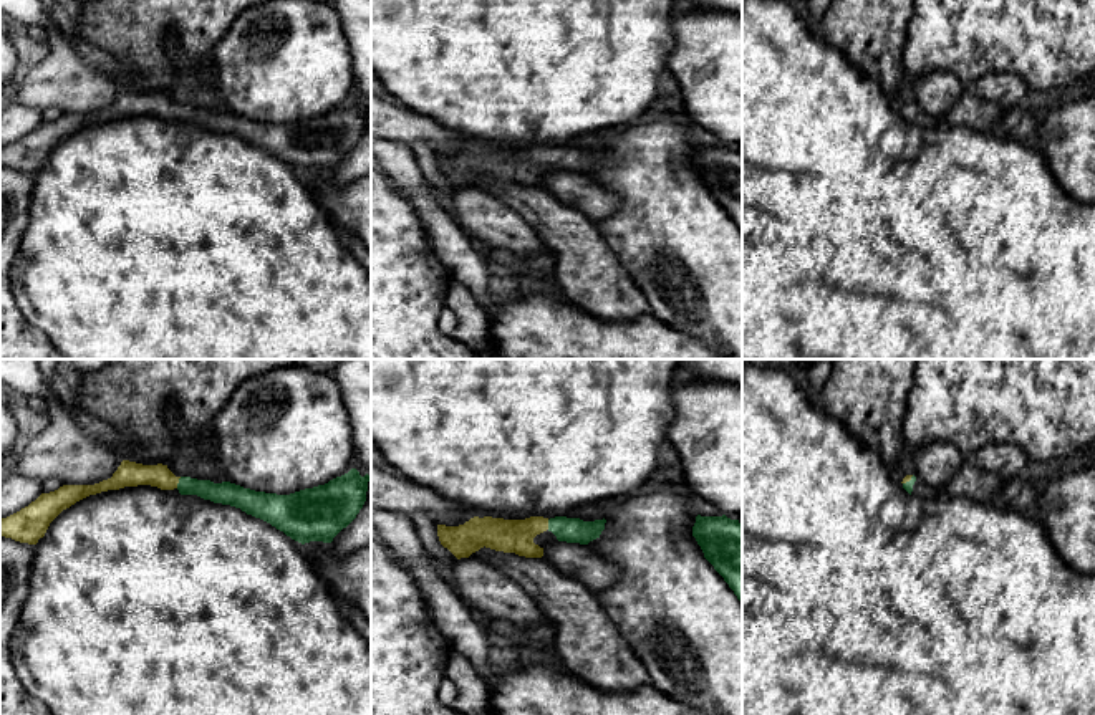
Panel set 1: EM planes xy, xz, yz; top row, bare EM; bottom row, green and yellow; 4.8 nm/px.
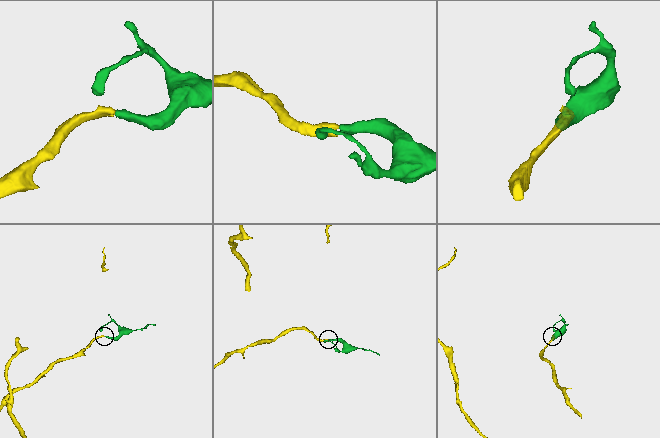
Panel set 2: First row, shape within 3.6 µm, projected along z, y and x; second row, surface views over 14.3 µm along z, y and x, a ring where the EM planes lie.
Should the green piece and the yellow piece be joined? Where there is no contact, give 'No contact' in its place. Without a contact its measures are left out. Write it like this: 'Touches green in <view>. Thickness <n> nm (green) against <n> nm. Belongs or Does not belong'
Touches green in xy. Thickness 110 nm (green) against 130 nm. Belongs

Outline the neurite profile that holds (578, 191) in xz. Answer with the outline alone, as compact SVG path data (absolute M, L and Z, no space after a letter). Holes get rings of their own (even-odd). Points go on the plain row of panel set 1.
M555 170L543 177L542 187L558 202L581 212L595 223L611 215L618 207L618 197L588 174Z

